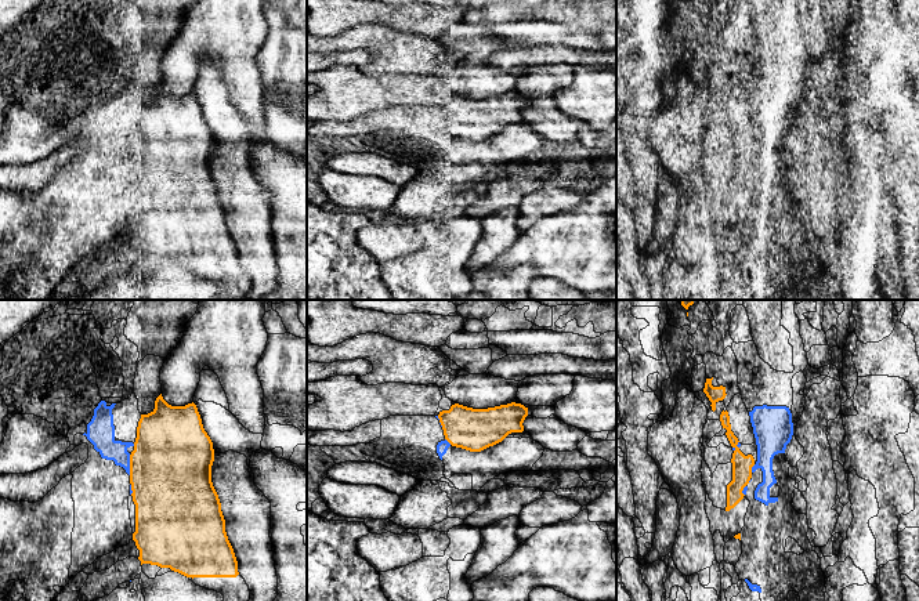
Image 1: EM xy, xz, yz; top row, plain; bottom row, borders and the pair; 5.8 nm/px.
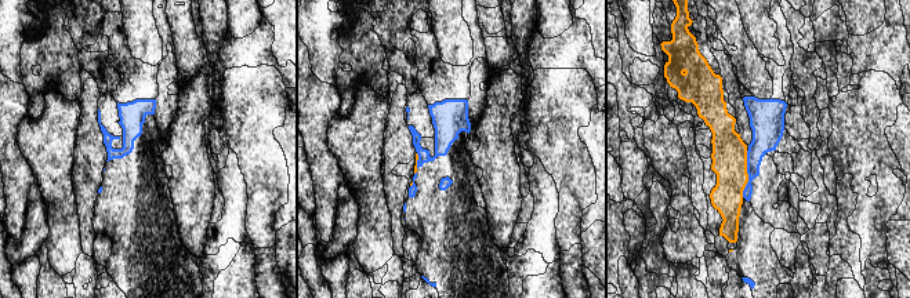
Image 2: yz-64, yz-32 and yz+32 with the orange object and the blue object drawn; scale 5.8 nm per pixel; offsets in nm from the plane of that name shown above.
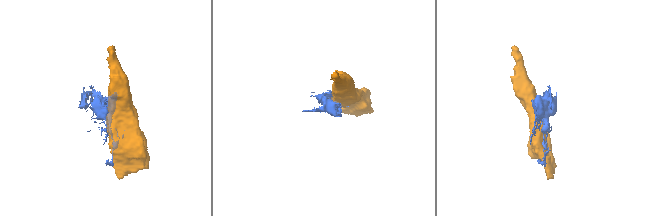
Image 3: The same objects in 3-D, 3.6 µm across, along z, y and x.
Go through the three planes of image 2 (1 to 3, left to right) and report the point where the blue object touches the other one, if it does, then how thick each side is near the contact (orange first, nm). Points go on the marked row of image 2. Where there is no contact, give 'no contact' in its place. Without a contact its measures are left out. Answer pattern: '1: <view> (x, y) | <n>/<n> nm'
1: no contact
2: yz-32 (417, 159) | 20/140 nm
3: yz+32 (747, 174) | 200/160 nm

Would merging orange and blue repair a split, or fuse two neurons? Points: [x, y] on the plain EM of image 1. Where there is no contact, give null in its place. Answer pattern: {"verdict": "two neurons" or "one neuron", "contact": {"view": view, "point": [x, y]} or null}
{"verdict": "one neuron", "contact": {"view": "xy", "point": [130, 155]}}

